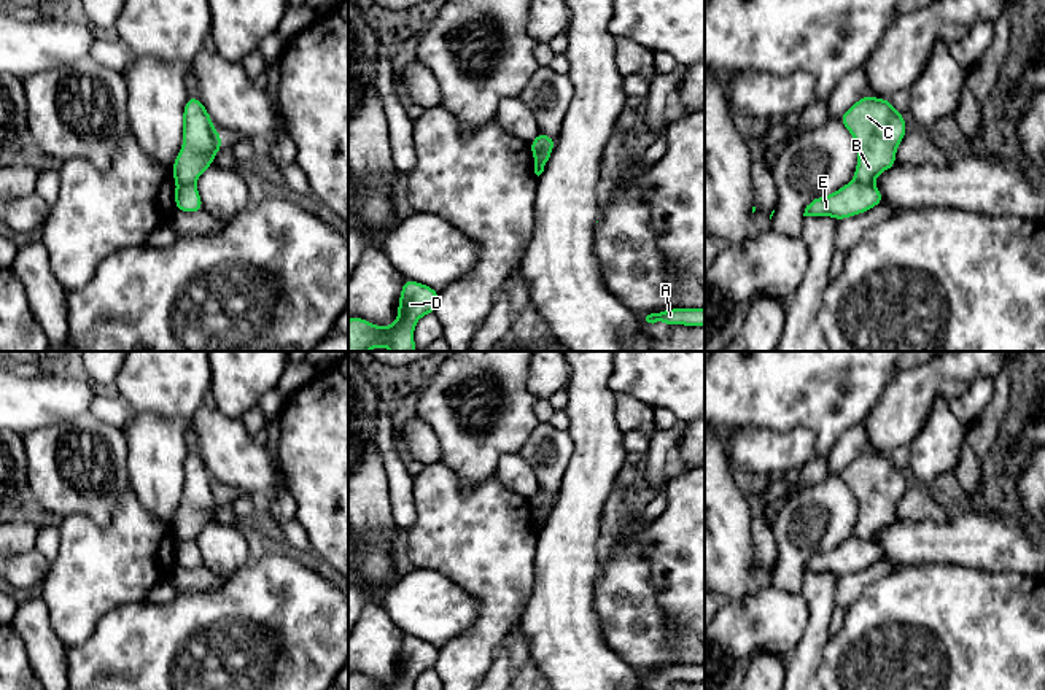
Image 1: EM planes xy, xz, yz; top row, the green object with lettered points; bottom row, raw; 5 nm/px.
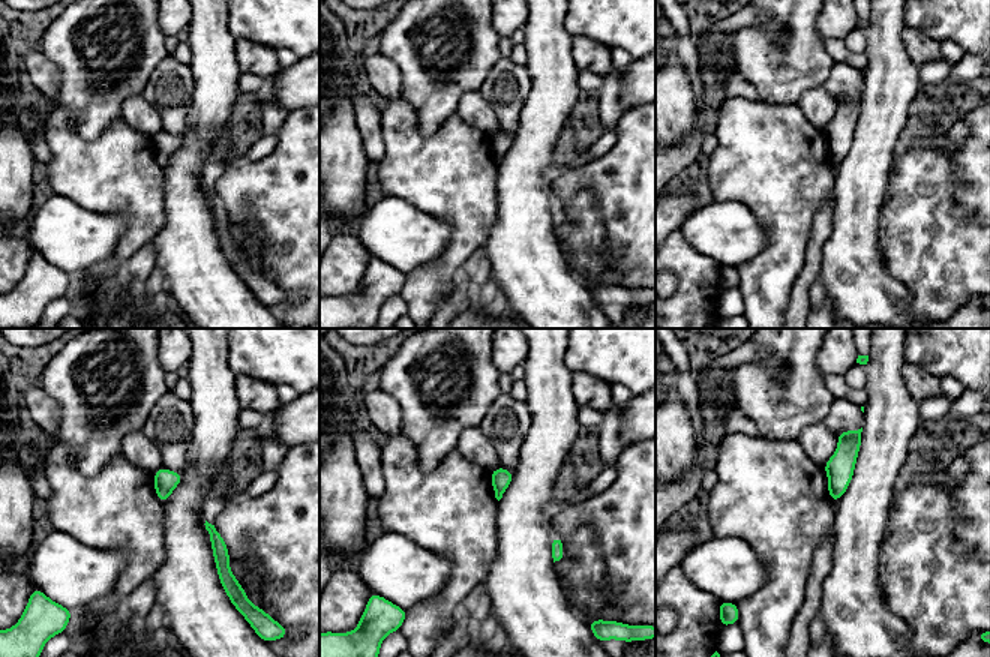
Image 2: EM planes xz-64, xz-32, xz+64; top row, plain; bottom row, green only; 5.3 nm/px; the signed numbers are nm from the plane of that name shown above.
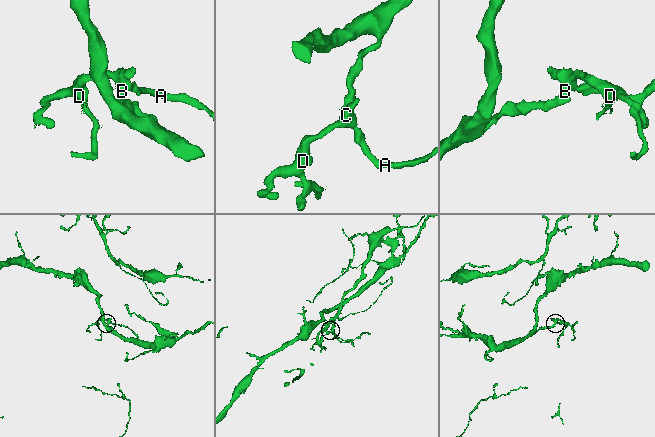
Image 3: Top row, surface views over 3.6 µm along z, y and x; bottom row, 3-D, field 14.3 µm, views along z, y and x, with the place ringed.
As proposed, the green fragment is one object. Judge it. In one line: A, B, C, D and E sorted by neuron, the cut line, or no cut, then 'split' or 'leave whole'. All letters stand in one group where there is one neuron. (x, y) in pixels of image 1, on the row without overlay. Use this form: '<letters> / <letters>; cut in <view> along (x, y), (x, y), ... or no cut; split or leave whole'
A B C D / E; cut in yz along (854, 534), (872, 541); split

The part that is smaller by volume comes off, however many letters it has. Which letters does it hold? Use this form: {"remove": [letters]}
{"remove": ["A", "B", "C", "D"]}

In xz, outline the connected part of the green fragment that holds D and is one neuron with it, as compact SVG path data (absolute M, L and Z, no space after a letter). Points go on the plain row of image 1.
M406 634L398 657L398 674L391 682L377 682L353 673L348 676L348 690L414 690L417 677L434 669L437 657L439 647Z

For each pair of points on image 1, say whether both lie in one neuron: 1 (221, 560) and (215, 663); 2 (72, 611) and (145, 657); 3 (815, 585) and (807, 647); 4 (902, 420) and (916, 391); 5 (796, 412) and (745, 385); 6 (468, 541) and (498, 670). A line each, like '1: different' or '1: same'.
1: different
2: different
3: same
4: same
5: same
6: different

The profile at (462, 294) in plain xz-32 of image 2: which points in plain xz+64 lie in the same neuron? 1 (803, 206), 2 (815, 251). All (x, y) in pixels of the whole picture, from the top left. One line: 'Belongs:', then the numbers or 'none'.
Belongs: 2

